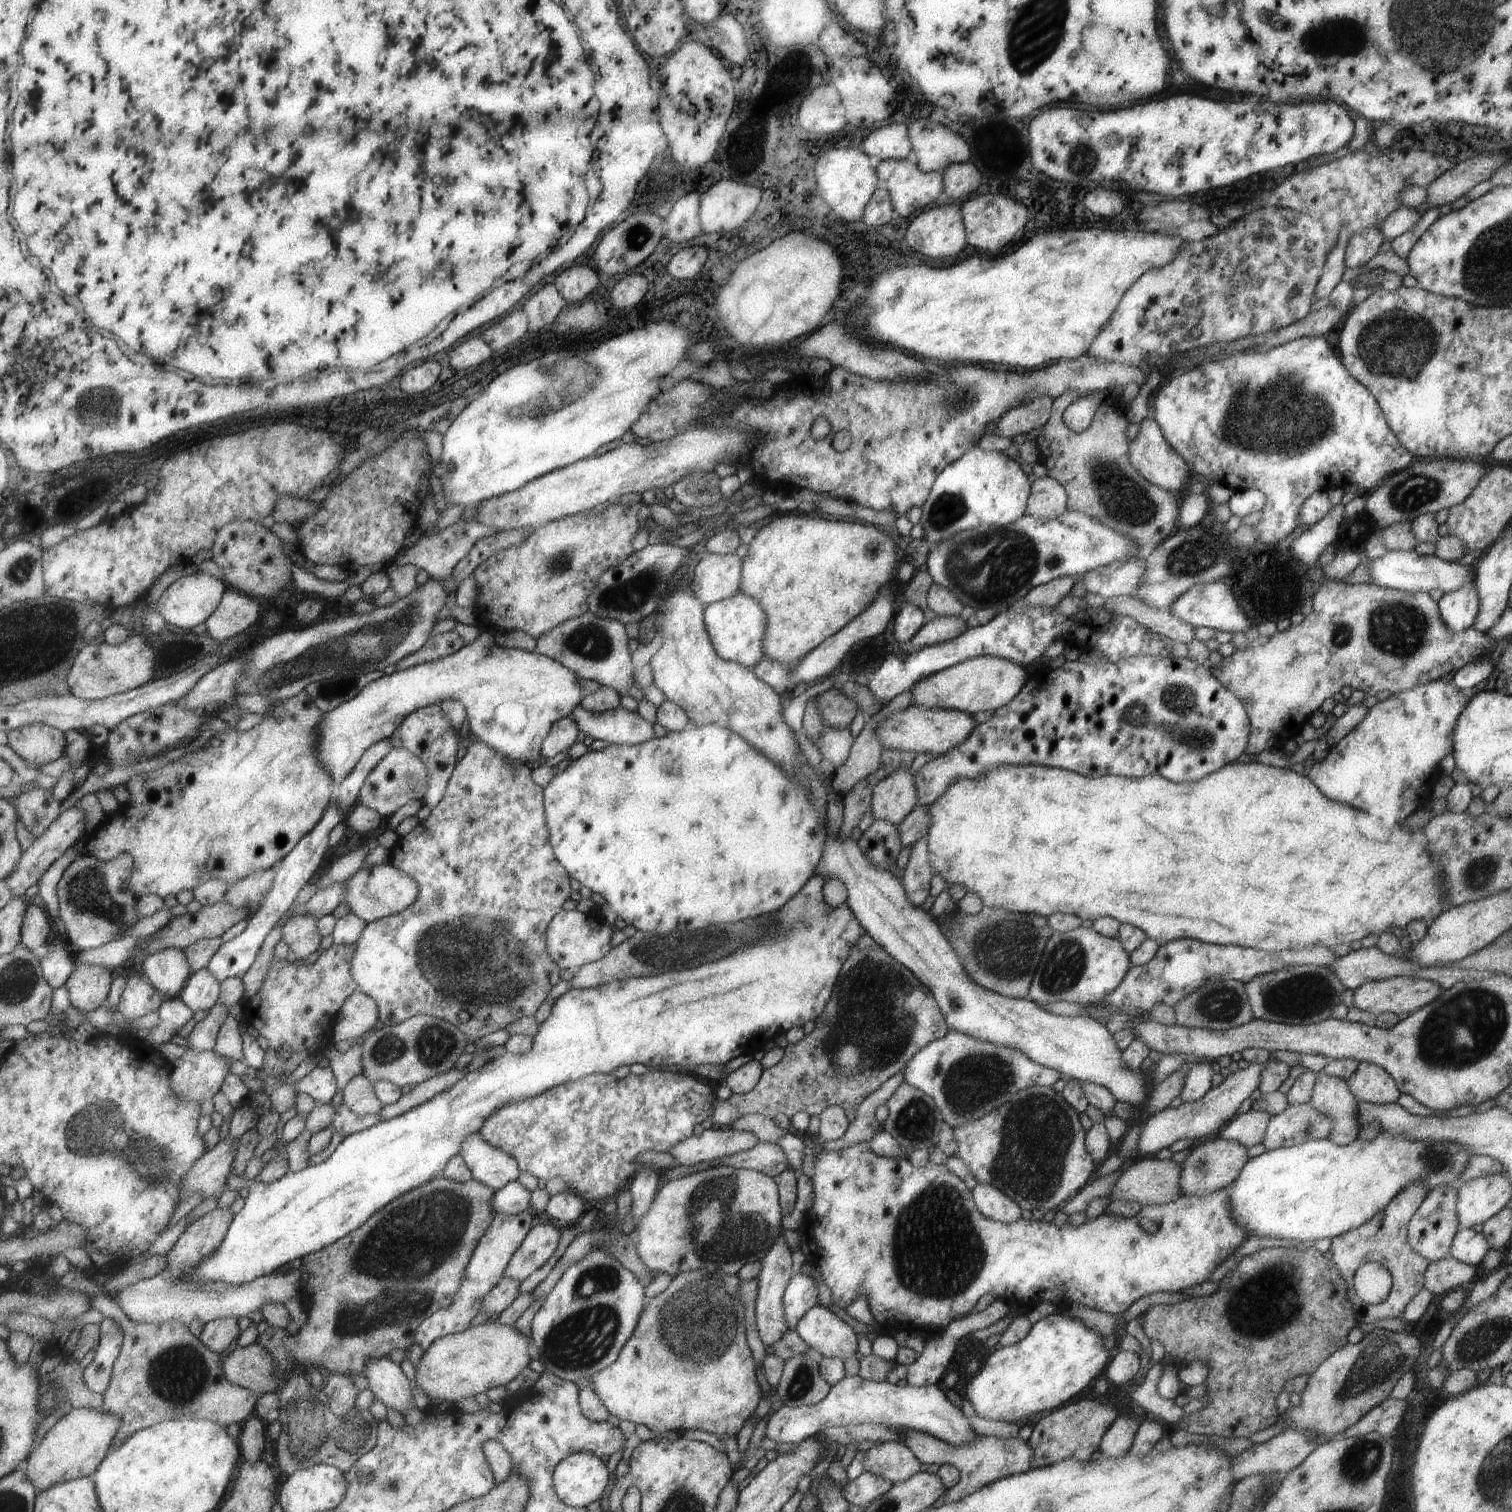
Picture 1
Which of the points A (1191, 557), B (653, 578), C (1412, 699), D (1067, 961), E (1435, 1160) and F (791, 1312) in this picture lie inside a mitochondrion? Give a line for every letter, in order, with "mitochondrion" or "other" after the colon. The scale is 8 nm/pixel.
A: mitochondrion
B: mitochondrion
C: other
D: mitochondrion
E: mitochondrion
F: other

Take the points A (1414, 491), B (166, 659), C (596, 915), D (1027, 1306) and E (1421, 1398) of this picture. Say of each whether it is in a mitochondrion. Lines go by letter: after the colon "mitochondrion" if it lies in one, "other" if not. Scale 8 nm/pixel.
A: mitochondrion
B: mitochondrion
C: other
D: other
E: mitochondrion

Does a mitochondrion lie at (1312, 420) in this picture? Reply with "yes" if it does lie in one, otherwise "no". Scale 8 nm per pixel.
yes

